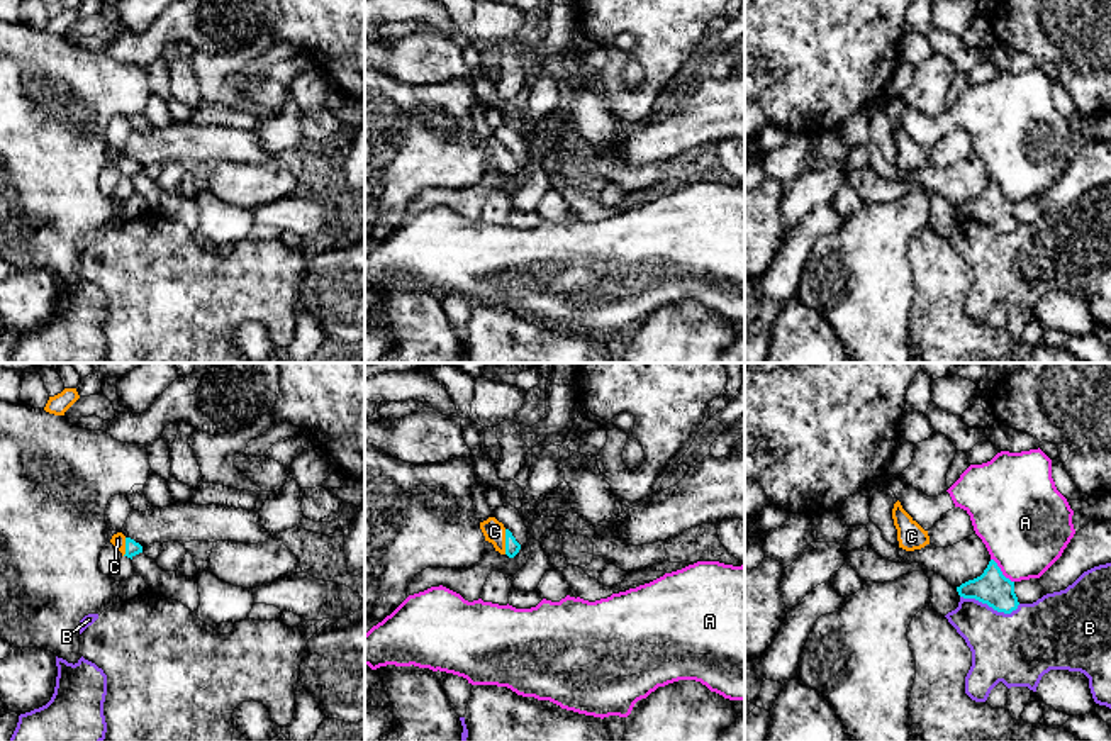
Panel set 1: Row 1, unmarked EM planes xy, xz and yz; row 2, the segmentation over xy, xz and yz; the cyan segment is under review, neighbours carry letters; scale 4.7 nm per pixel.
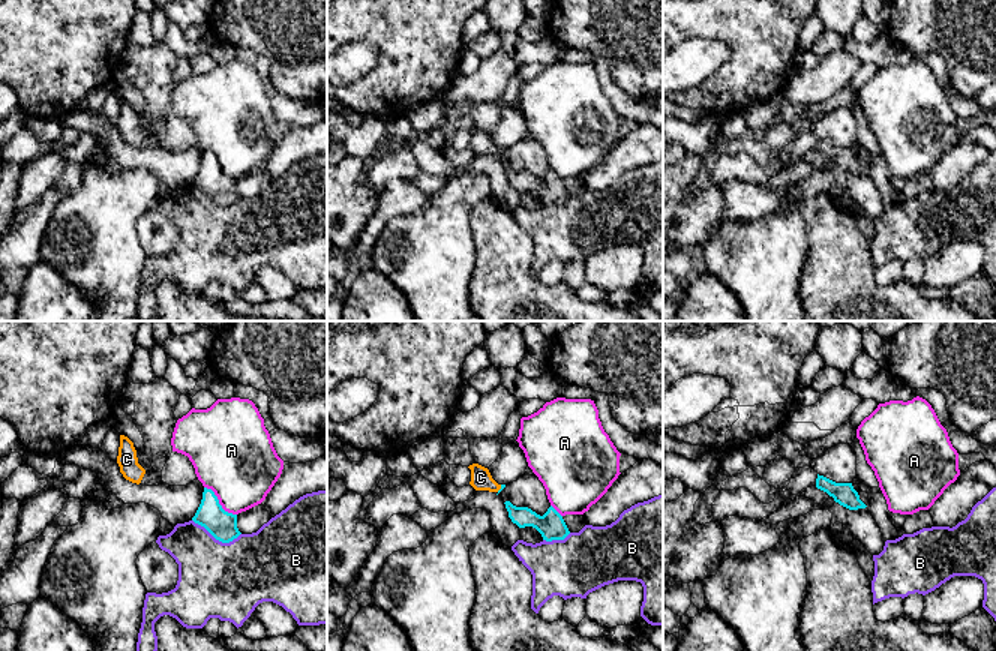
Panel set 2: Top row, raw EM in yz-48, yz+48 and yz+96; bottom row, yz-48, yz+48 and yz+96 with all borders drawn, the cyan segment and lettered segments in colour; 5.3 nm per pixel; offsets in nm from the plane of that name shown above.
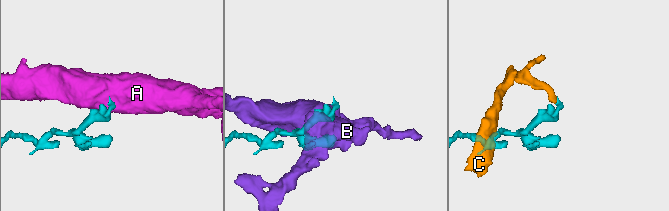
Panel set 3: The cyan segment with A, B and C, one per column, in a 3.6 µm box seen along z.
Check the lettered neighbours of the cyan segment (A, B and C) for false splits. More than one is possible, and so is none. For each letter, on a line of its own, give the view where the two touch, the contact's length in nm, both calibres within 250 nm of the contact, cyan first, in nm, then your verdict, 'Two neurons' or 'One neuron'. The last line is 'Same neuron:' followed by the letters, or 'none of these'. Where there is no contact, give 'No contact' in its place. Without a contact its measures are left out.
A: Touches cyan in yz. Shared border 160 nm. Thickness 160 nm (cyan) against 420 nm. Two neurons
B: Touches cyan in yz. Shared border 300 nm. Thickness 160 nm (cyan) against 340 nm. Two neurons
C: Touches cyan in xz. Shared border 120 nm. Thickness 70 nm (cyan) against 110 nm. One neuron
Same neuron: C

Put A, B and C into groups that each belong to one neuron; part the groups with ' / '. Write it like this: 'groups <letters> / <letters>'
groups A / B / C

